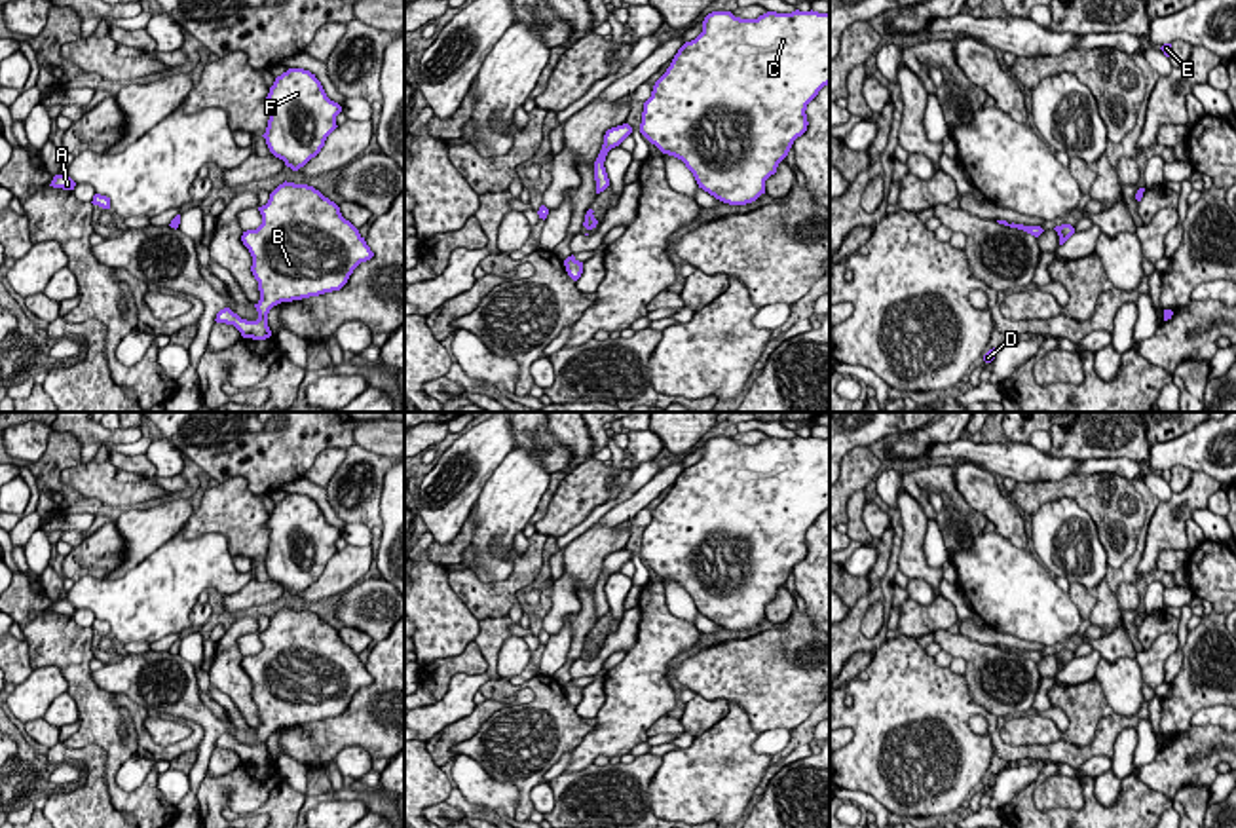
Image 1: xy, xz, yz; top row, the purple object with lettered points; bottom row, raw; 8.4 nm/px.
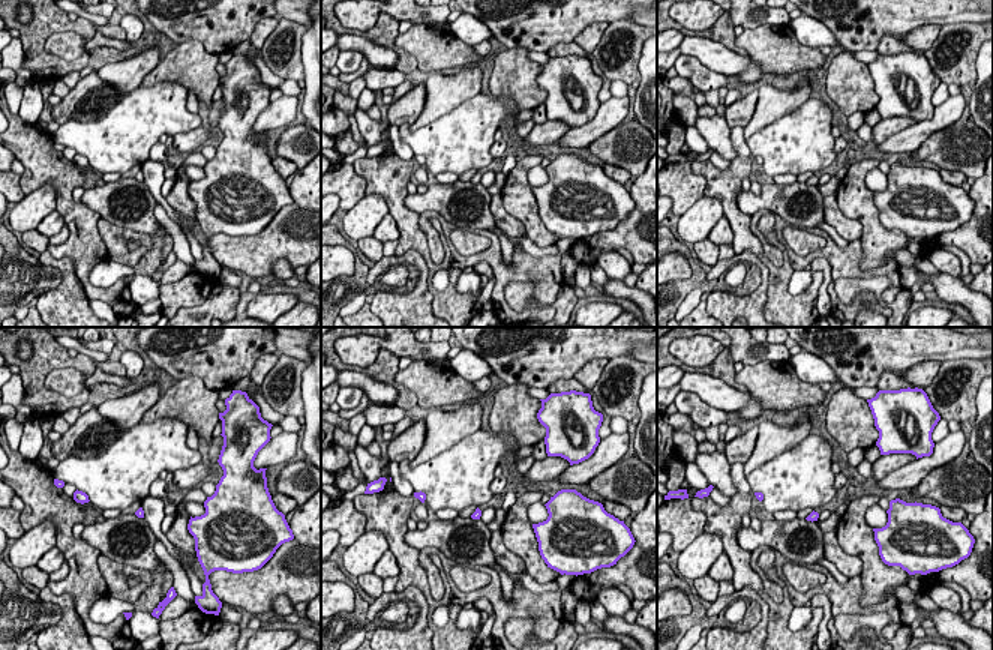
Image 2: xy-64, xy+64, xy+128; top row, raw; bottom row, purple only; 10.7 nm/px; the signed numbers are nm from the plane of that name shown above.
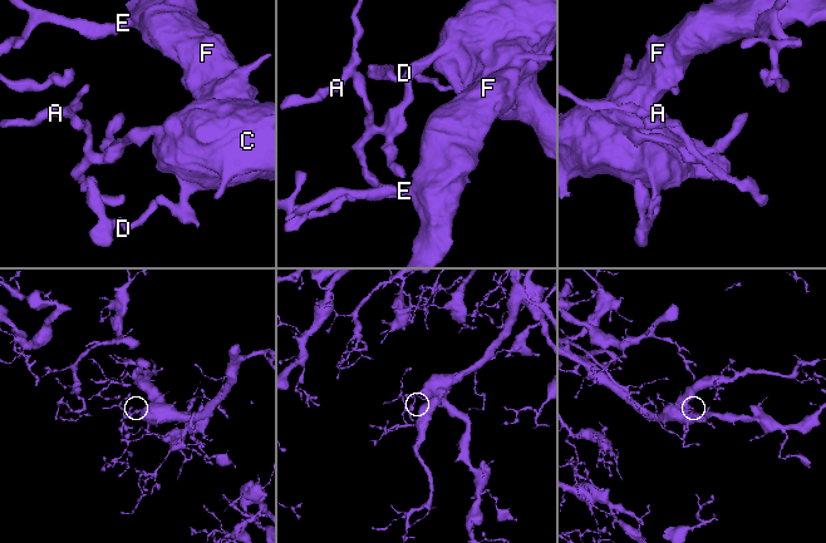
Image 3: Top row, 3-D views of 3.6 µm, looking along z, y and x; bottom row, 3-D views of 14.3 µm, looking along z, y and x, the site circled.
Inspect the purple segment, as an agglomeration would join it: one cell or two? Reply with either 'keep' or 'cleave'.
keep

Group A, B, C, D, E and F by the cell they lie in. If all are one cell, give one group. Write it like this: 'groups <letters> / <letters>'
groups A B C D E F

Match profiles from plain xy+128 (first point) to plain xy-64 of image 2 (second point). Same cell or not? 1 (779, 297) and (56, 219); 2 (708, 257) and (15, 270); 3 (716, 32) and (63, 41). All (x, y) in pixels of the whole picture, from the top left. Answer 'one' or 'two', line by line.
1: two
2: two
3: two

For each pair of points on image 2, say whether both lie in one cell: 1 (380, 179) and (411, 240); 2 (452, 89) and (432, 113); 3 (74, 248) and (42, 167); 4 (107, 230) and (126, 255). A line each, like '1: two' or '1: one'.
1: one
2: one
3: one
4: one

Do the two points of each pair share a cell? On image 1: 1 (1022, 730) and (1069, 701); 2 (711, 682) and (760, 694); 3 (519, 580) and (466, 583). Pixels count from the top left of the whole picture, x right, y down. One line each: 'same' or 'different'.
1: same
2: same
3: same

